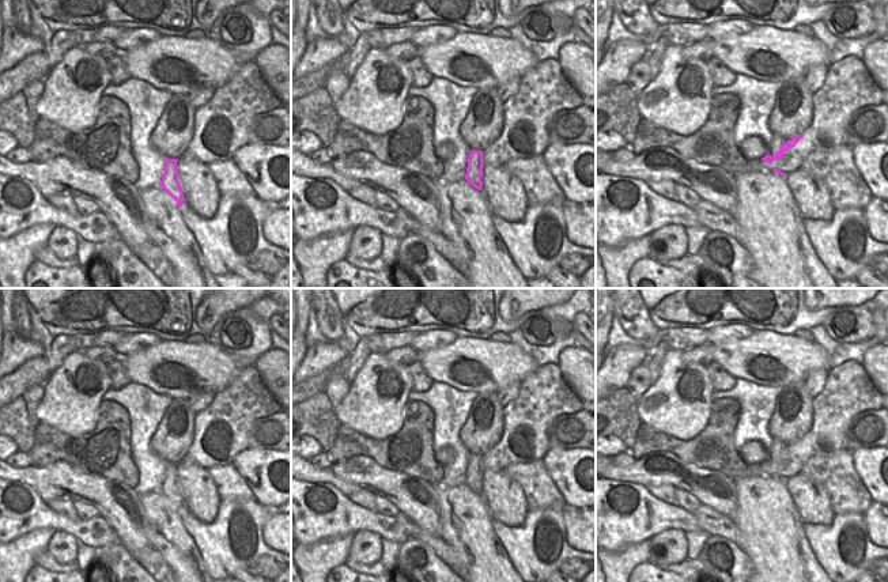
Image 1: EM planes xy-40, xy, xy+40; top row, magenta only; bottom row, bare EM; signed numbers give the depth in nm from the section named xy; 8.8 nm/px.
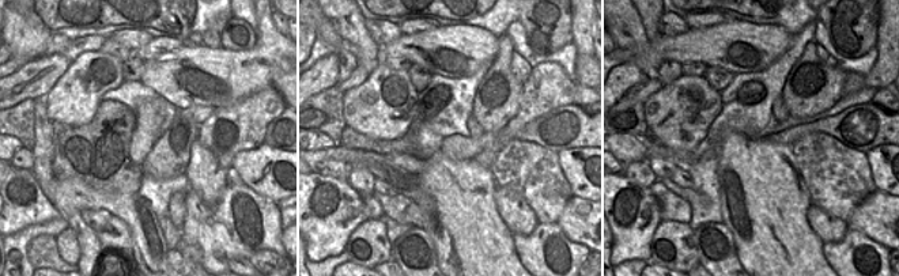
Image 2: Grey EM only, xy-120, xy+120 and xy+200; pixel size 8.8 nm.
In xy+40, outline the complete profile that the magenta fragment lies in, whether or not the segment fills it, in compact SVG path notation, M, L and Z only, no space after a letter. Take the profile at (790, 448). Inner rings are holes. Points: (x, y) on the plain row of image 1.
M774 439L774 443L770 449L770 456L764 462L762 462L762 465L764 465L767 468L772 468L774 465L781 464L785 460L785 457L789 453L794 451L801 443L804 443L804 442L797 441L791 445L786 445L779 439Z

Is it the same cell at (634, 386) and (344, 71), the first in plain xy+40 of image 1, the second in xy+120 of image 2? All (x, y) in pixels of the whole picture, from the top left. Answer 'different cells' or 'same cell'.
same cell

